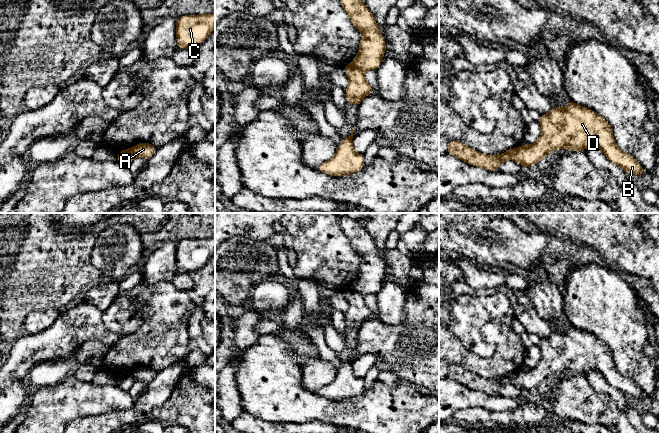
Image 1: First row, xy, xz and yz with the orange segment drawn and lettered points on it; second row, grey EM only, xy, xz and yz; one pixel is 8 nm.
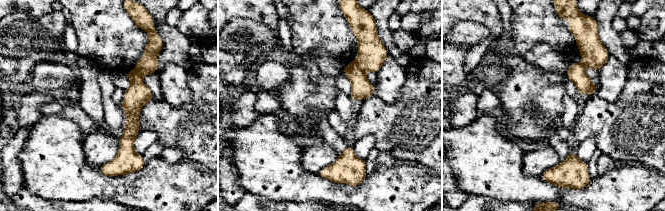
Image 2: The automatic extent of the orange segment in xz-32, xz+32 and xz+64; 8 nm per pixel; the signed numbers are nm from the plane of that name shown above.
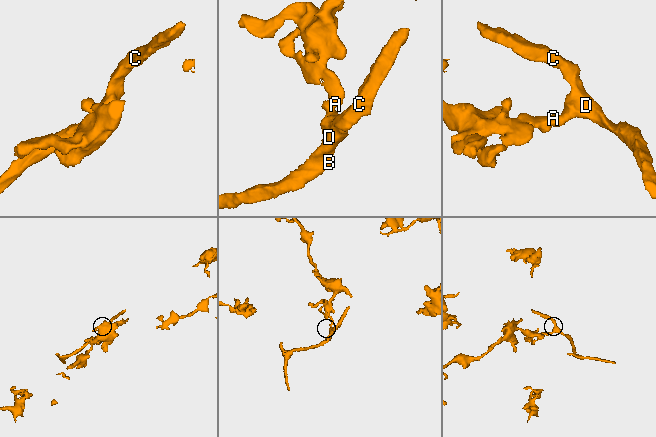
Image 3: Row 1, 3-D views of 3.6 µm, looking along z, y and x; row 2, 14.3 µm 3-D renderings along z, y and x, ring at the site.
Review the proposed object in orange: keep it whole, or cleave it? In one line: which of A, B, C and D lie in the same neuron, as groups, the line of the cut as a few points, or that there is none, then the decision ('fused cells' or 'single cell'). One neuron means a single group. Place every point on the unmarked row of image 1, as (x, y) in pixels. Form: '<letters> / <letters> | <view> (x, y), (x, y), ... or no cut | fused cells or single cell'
A / B C D | yz (516, 372), (511, 382) | fused cells

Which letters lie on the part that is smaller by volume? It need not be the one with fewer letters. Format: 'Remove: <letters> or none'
Remove: B, C, D

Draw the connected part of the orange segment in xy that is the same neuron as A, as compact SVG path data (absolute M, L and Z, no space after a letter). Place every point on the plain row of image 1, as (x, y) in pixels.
M143 366L132 371L132 376L134 377L135 381L142 381L147 386L156 376L156 372L150 367Z

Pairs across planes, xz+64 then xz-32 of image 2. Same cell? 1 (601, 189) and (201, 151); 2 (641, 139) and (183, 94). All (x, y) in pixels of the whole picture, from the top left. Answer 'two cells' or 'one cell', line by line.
1: two cells
2: two cells

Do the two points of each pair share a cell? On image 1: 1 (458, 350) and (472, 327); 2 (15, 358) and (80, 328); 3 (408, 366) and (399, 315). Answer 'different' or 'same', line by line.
1: different
2: same
3: different

